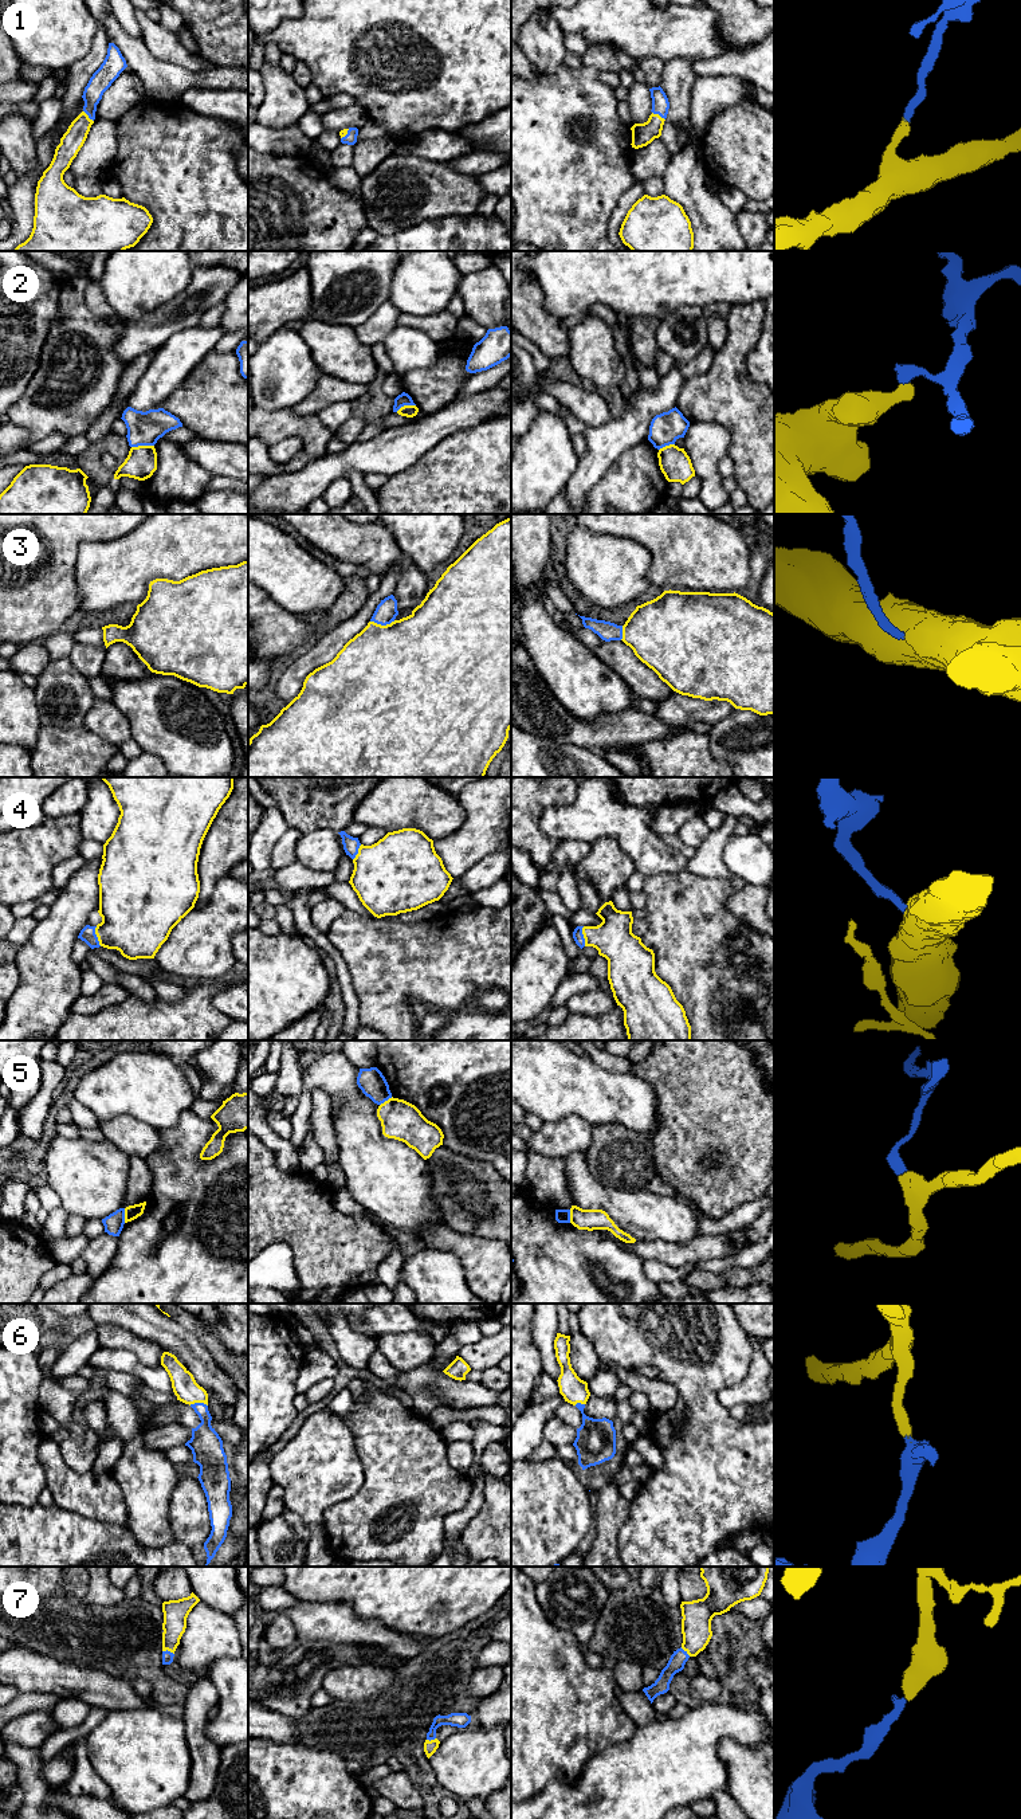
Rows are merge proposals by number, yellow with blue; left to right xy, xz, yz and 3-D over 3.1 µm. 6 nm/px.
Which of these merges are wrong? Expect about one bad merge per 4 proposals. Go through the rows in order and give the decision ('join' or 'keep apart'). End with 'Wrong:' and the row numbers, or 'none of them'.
1: join
2: keep apart
3: join
4: join
5: keep apart
6: join
7: join
Wrong: 2, 5

